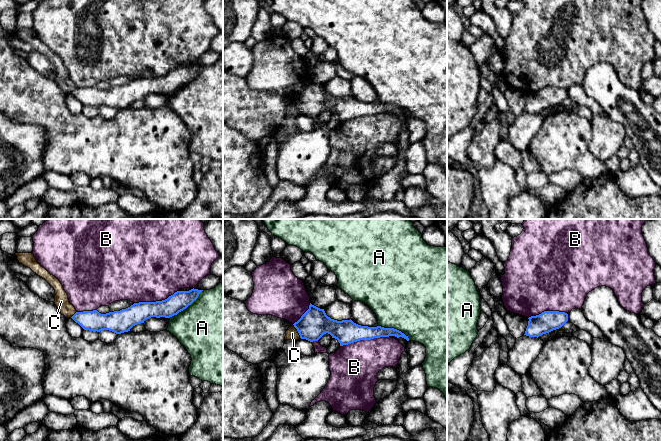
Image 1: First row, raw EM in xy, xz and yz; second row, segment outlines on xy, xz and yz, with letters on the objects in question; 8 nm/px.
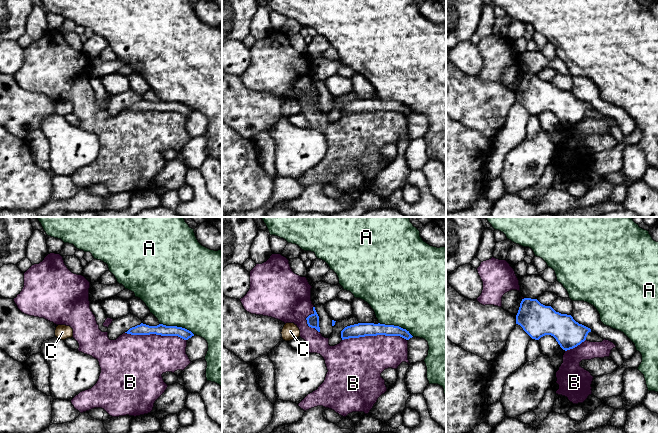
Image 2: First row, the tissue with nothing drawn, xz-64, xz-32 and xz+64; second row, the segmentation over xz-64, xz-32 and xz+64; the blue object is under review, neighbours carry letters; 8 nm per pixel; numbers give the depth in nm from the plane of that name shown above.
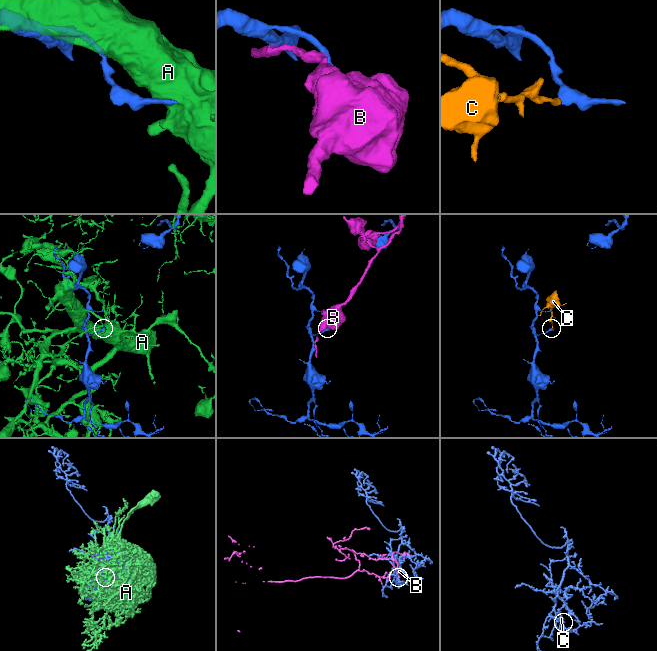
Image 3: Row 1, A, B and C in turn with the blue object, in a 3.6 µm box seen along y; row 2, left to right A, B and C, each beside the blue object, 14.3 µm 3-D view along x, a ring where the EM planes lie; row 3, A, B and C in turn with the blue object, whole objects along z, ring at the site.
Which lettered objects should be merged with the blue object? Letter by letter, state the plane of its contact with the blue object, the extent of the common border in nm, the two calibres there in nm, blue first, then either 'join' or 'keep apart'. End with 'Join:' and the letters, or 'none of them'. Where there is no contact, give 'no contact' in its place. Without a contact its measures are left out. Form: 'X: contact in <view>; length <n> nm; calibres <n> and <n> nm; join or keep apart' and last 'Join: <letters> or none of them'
A: contact in xy; length 340 nm; calibres 160 and 480 nm; keep apart
B: contact in xz; length 400 nm; calibres 190 and 380 nm; keep apart
C: contact in xz; length 130 nm; calibres 240 and 90 nm; keep apart
Join: none of them

